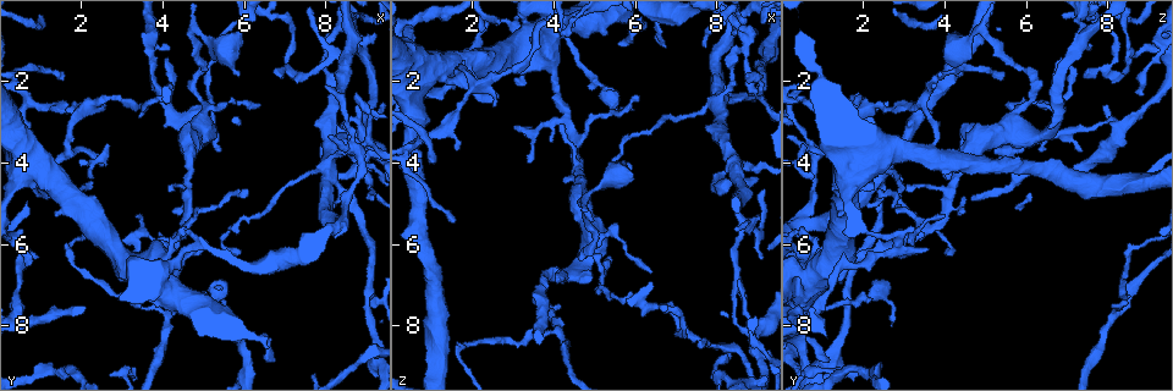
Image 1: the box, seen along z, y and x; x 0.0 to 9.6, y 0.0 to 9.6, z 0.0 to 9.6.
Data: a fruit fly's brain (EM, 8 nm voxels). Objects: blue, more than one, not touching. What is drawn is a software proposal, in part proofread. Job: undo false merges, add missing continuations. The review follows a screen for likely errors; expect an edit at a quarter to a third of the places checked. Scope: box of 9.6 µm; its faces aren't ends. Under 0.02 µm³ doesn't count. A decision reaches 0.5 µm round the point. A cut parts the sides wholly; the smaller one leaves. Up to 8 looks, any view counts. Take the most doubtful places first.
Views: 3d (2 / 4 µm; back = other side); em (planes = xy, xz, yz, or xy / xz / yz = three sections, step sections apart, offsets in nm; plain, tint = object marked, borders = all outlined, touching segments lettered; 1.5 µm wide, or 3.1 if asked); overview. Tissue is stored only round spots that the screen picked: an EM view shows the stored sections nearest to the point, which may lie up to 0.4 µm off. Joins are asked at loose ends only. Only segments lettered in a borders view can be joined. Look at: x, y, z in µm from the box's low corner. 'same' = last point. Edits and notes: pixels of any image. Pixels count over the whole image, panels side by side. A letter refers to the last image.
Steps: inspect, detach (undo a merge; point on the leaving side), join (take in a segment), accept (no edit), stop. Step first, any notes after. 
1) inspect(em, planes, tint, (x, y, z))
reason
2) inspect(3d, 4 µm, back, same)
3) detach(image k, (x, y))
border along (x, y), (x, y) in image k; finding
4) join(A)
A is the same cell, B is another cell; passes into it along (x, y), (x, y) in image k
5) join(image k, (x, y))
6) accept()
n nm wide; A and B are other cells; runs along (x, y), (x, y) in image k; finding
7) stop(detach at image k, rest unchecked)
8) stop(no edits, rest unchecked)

inspect(3d, 2 µm, back, (8.80, 3.70, 0.90))
abrupt turn

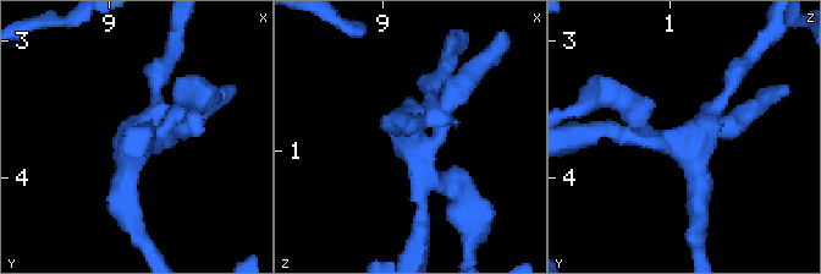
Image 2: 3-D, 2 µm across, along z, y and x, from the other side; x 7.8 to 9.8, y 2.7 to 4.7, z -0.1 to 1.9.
inspect(em, xz, step 4, borders, (8.80, 3.76, 0.88))
now the EM

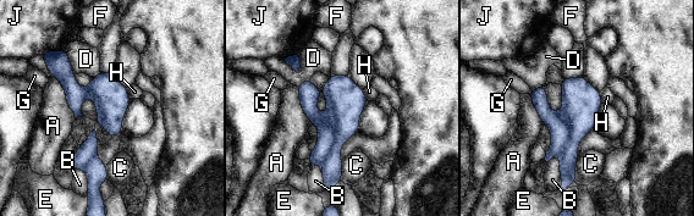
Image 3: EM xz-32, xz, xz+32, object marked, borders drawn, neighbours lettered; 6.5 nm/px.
detach(image 3, (326, 133))
A, B, C, D, E, F, G, H and J are other cells; the part that leaves runs along (307, 82), (324, 127), (312, 162) in image 3; two neurons meet here

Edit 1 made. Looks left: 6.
inspect(overview)
see it whole again

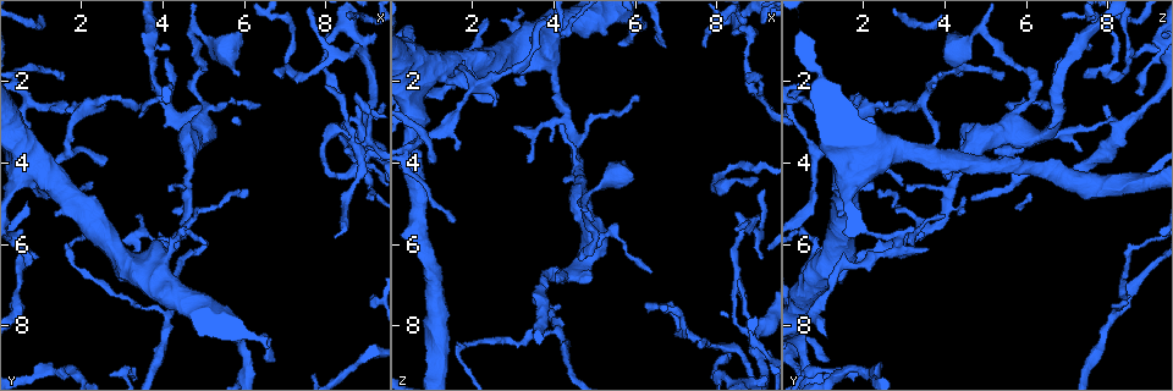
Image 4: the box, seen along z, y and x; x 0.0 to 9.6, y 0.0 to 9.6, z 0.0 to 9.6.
inspect(em, planes, plain, (6.45, 2.60, 6.70))
free end

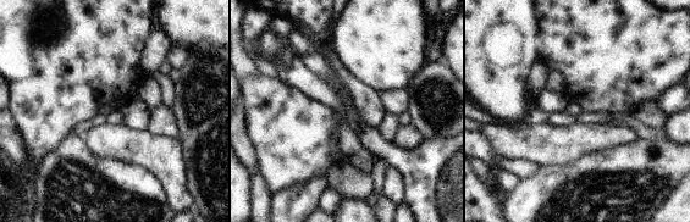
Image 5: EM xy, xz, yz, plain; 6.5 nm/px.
inspect(em, planes, borders, same)
what lies round it

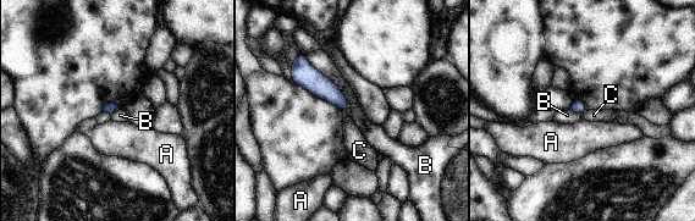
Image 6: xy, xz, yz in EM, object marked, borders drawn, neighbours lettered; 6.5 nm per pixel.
accept()
A, B and C are other cells; runs along (303, 60), (303, 67), (346, 108) in image 6; no lettered segment goes on from it

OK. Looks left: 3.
inspect(3d, 2 µm, (4.10, 7.70, 8.15))
side arm on a straight run

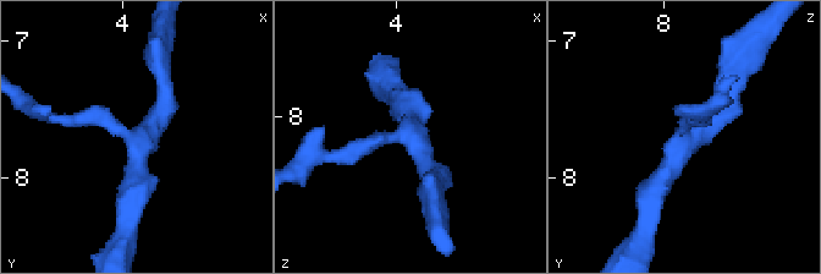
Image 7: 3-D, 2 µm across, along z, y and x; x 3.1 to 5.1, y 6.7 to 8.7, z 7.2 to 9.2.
inspect(em, planes, tint, (4.10, 7.74, 8.12))
3 arms

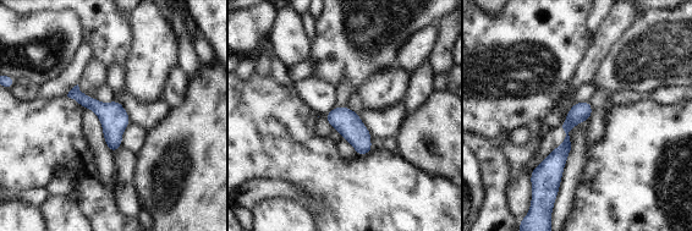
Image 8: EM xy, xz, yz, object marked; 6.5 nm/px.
inspect(em, planes, borders, same)

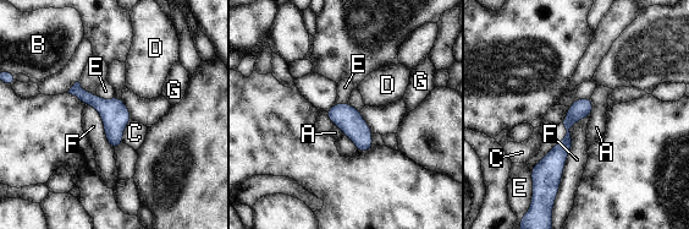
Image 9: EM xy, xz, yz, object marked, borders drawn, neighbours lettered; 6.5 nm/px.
accept()
F touches over 550 nm; A, B, C, D, E, F and G are other cells; runs along (586, 101), (568, 123), (554, 180) in image 9; one neuron here

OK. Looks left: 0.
stop(detach at image 3, rest unchecked)

